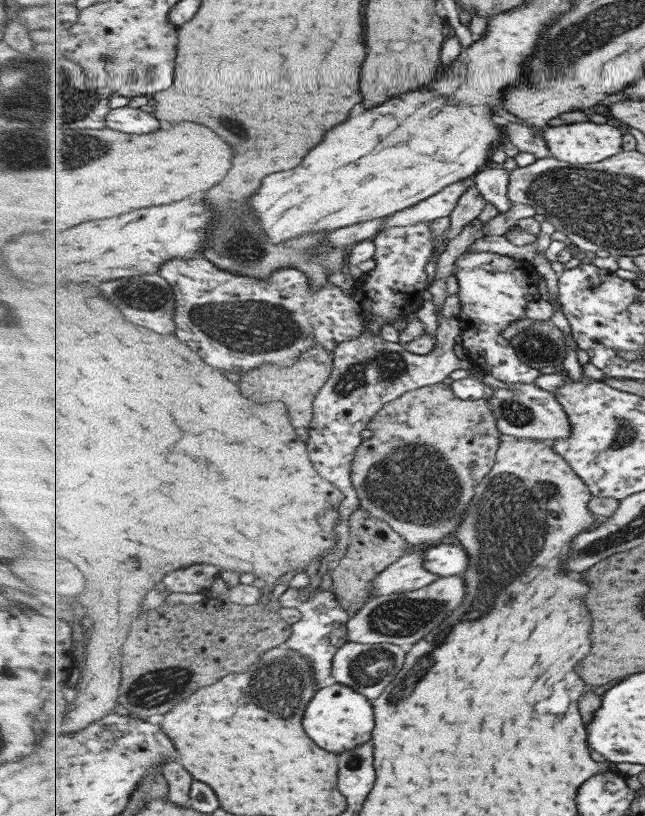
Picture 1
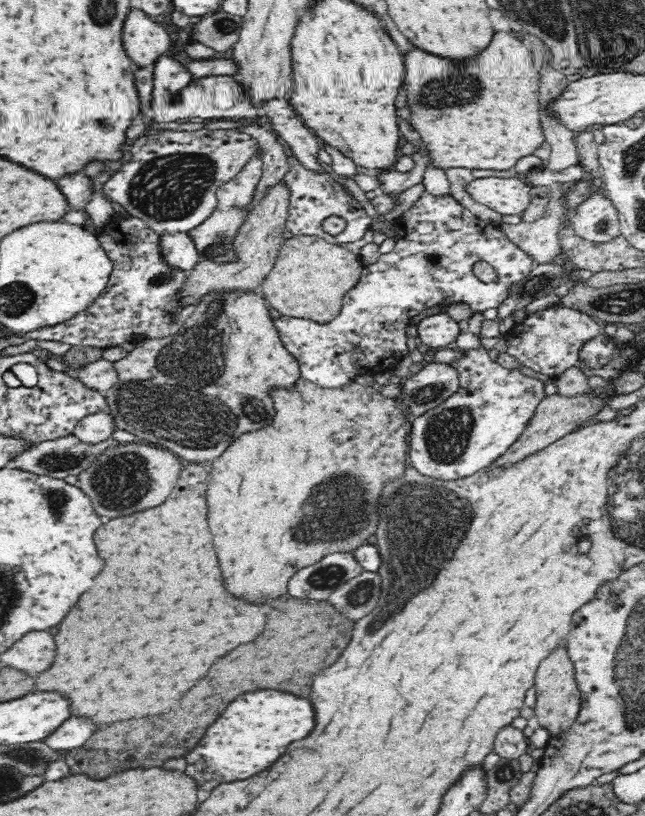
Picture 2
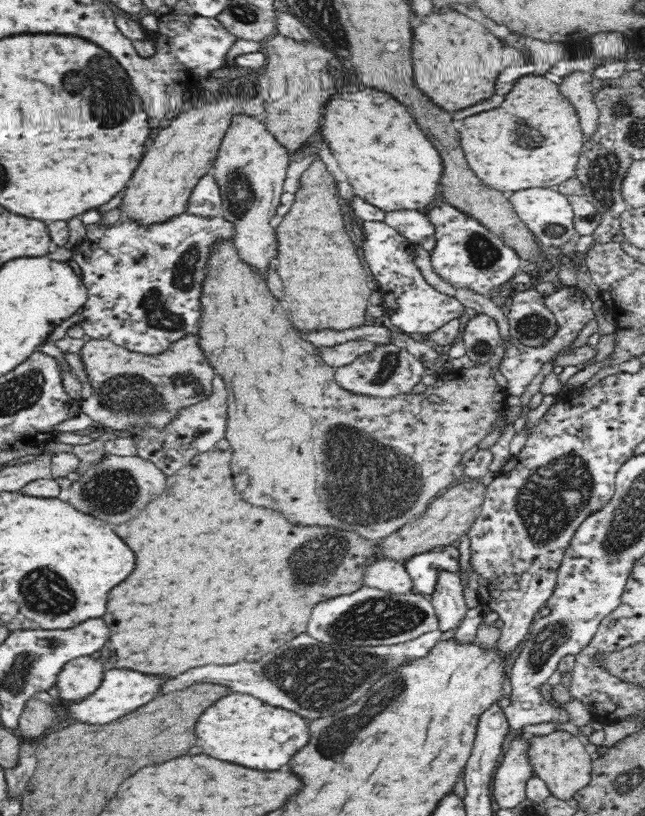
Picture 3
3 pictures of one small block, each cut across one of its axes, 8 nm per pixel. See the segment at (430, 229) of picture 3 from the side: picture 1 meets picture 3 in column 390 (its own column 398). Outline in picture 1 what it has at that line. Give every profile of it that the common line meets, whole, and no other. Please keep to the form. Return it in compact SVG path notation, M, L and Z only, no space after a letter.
M473 177L451 184L451 186L435 194L435 196L430 196L427 200L422 200L419 204L415 204L415 206L410 206L405 210L400 210L386 217L380 231L393 228L394 226L413 226L420 222L437 220L437 218L443 218L443 216L449 217L455 210L463 193L471 185L476 186Z

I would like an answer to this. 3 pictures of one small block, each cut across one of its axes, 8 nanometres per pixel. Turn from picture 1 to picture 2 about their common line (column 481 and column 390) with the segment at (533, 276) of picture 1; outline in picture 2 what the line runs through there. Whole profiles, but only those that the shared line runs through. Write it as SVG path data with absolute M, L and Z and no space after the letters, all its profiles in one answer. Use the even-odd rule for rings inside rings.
M424 190L422 196L406 210L398 218L393 220L395 230L396 244L394 249L386 254L381 254L379 259L372 264L365 265L361 270L360 280L358 284L350 289L343 298L343 305L339 310L338 316L328 323L318 323L310 321L306 318L290 318L290 317L279 317L276 319L276 327L280 334L280 341L282 345L290 351L290 354L294 355L298 359L299 369L301 377L305 378L306 381L312 381L316 385L322 388L335 388L345 386L347 383L355 381L355 377L358 375L373 376L377 373L383 373L393 369L396 364L405 356L408 355L409 349L407 348L407 334L405 333L405 327L410 324L413 319L420 312L426 309L441 305L443 307L449 307L451 304L462 303L467 304L470 309L476 312L482 312L488 310L488 308L498 308L509 297L509 290L512 285L516 285L523 278L526 278L530 271L536 266L537 262L520 246L516 246L512 240L510 240L500 229L499 226L492 225L489 222L484 222L478 219L468 208L460 205L460 202L456 201L450 193L448 194L432 194L427 190ZM476 262L488 262L496 274L498 274L498 280L496 282L482 282L479 280L472 271L472 266Z

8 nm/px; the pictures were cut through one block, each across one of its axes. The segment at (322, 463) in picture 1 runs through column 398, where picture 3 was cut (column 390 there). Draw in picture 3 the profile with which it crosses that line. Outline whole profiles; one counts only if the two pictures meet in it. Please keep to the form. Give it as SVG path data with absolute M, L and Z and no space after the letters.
M376 343L372 350L358 356L352 362L334 369L334 381L338 387L348 391L350 395L374 398L394 398L411 394L414 386L422 382L426 368L405 347L392 343Z

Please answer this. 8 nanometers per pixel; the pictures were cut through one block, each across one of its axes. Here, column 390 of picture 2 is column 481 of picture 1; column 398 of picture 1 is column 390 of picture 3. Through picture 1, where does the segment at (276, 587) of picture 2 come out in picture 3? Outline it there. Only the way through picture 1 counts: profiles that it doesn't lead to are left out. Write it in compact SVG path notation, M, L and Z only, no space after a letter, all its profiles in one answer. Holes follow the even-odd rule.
M234 236L216 239L209 250L208 262L206 262L206 278L201 282L200 306L201 313L199 326L194 333L198 335L198 345L215 371L228 386L227 400L227 430L226 440L230 443L233 454L232 466L234 466L234 480L238 486L238 492L258 504L258 506L272 506L282 510L292 522L302 524L322 524L340 529L358 531L362 537L380 541L387 534L394 532L399 526L422 514L428 504L437 496L440 496L455 483L454 468L461 462L462 456L478 446L486 436L490 436L496 428L496 422L500 420L500 414L508 407L507 387L498 384L496 372L492 363L476 363L472 368L453 369L446 373L437 382L428 386L421 394L404 394L394 398L374 398L360 395L350 395L348 391L338 387L334 381L334 368L324 364L318 358L316 348L308 342L296 342L296 330L290 326L290 314L282 308L280 300L272 294L266 276L256 268L244 262L245 259L238 253ZM430 395L440 398L440 402L430 402Z

